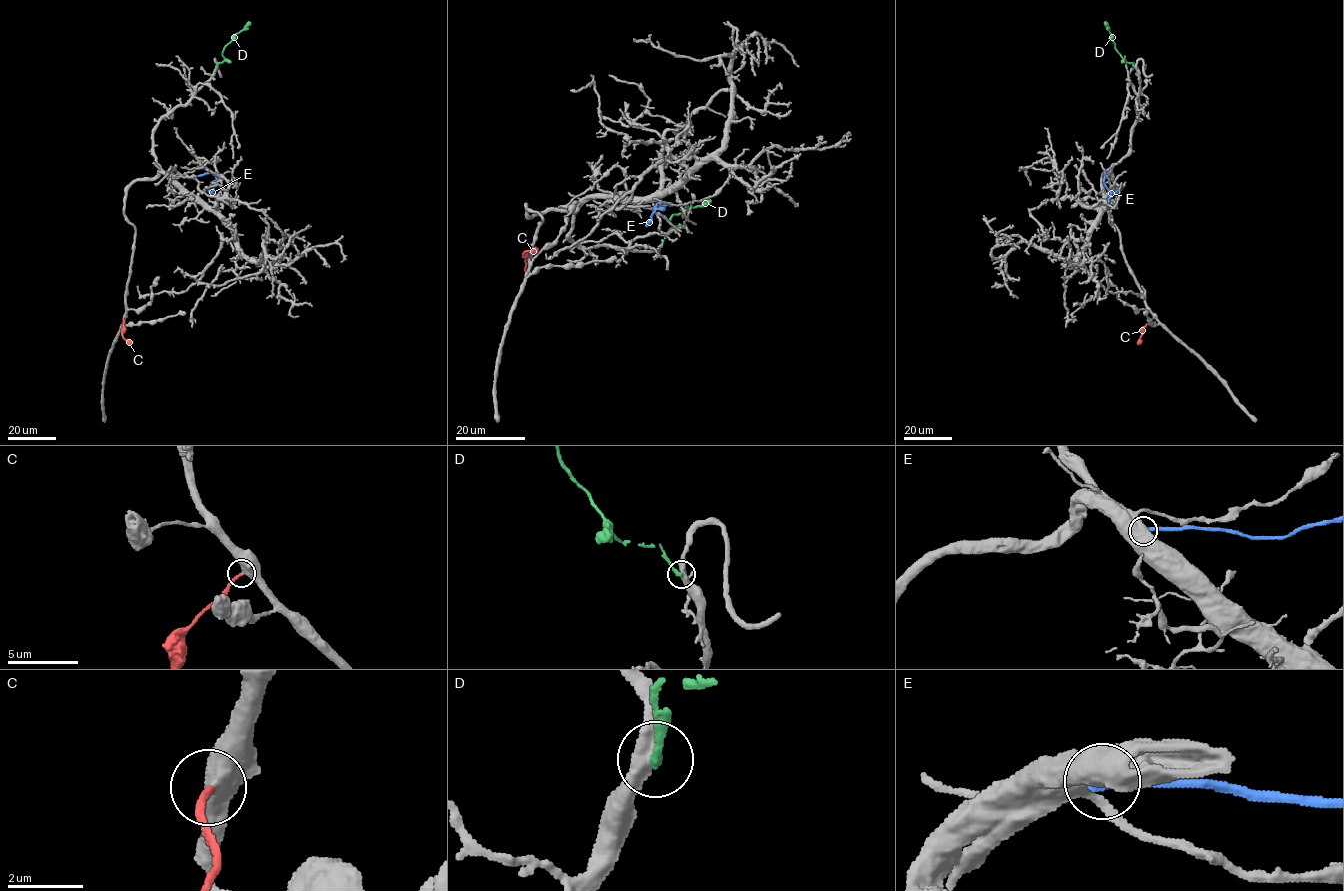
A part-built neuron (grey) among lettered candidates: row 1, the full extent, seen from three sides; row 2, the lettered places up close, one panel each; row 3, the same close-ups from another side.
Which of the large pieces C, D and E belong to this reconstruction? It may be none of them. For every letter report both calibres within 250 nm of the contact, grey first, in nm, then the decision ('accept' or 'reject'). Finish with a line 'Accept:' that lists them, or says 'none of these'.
C: 700 nm thick on the grey side, 180 nm on the other; accept
D: 400 nm thick on the grey side, 240 nm on the other; reject
E: 800 nm thick on the grey side, 280 nm on the other; reject
Accept: C

